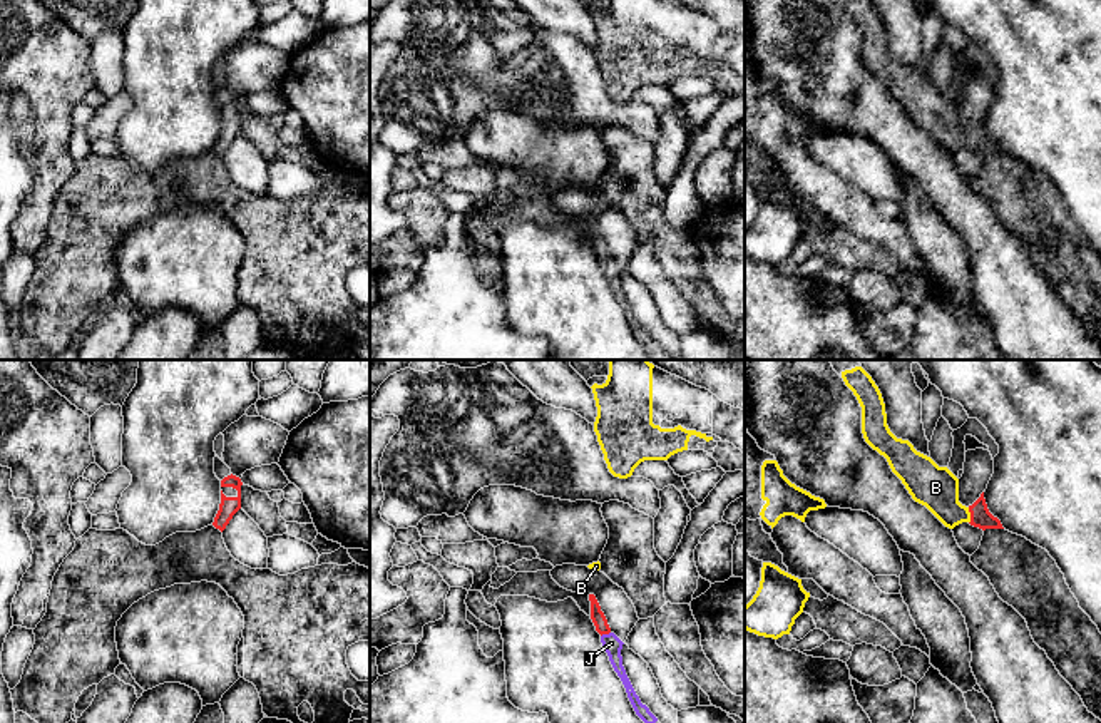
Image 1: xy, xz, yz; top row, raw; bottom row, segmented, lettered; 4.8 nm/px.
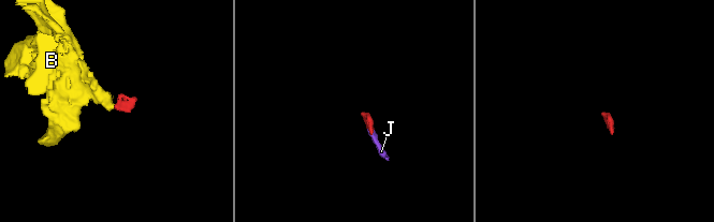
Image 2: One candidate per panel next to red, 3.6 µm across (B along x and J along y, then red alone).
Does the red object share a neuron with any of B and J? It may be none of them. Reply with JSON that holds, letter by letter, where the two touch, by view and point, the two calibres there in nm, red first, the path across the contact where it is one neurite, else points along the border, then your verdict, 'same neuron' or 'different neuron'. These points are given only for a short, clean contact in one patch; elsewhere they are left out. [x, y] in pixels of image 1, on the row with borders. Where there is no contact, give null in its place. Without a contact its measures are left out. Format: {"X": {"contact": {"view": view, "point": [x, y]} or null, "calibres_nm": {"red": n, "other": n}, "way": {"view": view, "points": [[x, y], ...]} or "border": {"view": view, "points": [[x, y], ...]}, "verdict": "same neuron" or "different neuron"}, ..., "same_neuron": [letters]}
{"B": {"contact": {"view": "yz", "point": [971, 516]}, "calibres_nm": {"red": 100, "other": 200}, "verdict": "same neuron"}, "J": {"contact": {"view": "xz", "point": [604, 633]}, "calibres_nm": {"red": 70, "other": 90}, "way": {"view": "xz", "points": [[598, 616], [604, 633], [611, 643]]}, "verdict": "same neuron"}, "same_neuron": ["B", "J"]}

